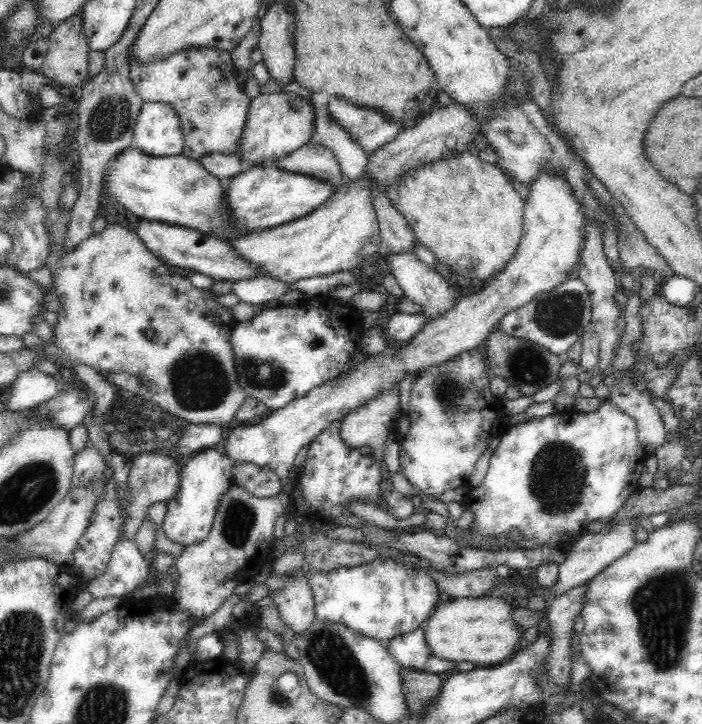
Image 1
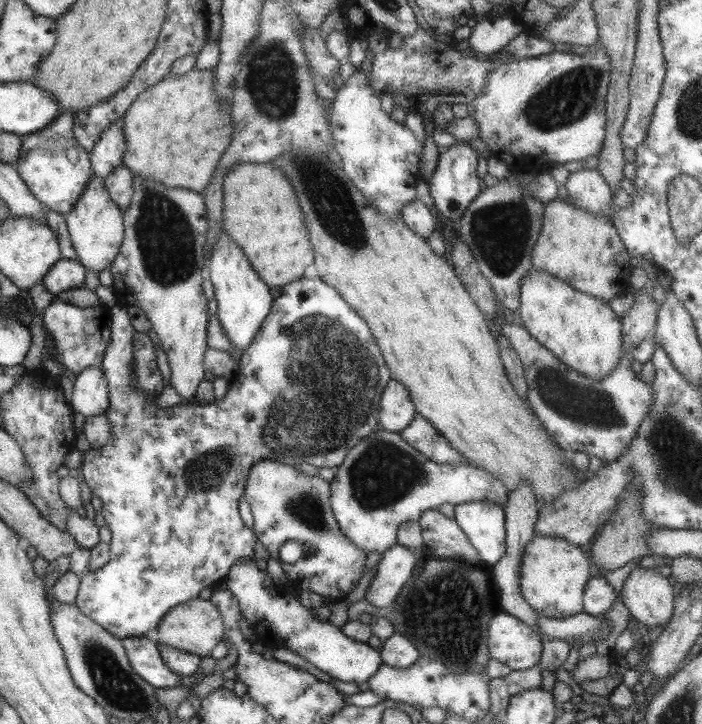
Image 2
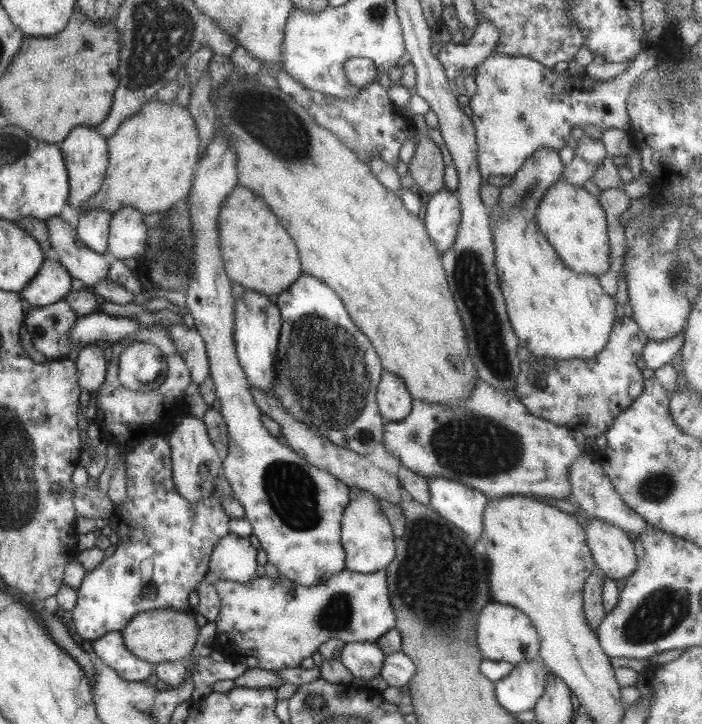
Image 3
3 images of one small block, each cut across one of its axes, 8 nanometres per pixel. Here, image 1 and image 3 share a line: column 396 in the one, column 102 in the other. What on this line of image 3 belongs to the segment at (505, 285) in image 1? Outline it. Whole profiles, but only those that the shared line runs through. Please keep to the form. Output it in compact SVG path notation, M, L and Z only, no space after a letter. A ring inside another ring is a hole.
M100 345L85 347L75 351L71 357L77 369L78 386L85 388L93 396L104 381L107 363L103 359Z

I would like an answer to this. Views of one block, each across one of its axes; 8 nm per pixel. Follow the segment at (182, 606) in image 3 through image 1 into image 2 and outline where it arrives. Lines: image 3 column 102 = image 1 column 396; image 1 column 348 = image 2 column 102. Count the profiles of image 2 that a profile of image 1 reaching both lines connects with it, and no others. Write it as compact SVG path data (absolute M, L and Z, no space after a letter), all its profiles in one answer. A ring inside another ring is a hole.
M299 278L299 280L292 280L287 284L281 285L279 287L279 296L273 299L271 303L271 308L269 314L265 317L265 320L261 323L261 328L253 337L253 341L251 344L241 353L240 358L238 359L238 369L236 375L229 380L228 389L225 395L221 399L214 399L211 404L207 405L199 405L199 404L177 404L173 405L172 407L163 407L163 409L156 409L153 405L153 401L155 399L155 395L151 396L150 394L145 394L142 390L136 390L136 386L134 386L134 376L132 376L132 342L134 333L134 324L130 321L130 317L127 315L126 306L122 306L121 304L117 303L109 308L109 320L110 320L110 334L109 334L109 344L107 344L107 349L105 349L104 355L102 356L102 361L100 362L100 368L104 372L106 381L107 381L107 388L108 388L108 408L105 411L109 422L112 424L110 426L111 432L110 437L107 439L107 442L101 448L90 448L89 450L83 452L81 465L79 466L79 473L80 478L85 482L85 484L89 487L90 492L93 496L97 496L101 499L102 502L102 509L100 513L102 514L105 526L110 530L111 533L111 540L108 544L109 546L109 561L104 566L101 566L98 570L93 572L87 571L86 574L81 575L80 584L78 587L78 592L76 594L76 599L74 606L79 609L83 616L89 618L93 623L100 626L103 630L106 630L111 636L114 636L118 639L124 639L125 637L134 637L134 636L141 636L147 632L147 630L153 630L156 625L157 621L161 620L171 608L175 605L186 604L188 600L193 600L198 598L198 591L204 588L215 588L215 586L219 585L221 582L224 581L227 572L229 572L229 568L231 568L234 562L237 560L249 560L249 562L254 562L253 559L253 545L257 541L255 539L254 534L251 528L246 527L243 525L241 518L239 517L239 511L237 510L237 500L239 500L239 496L242 495L243 489L245 488L245 483L247 480L248 470L252 464L255 464L258 460L269 459L272 461L277 461L286 465L291 465L296 467L299 464L311 464L316 469L320 468L337 468L341 463L342 460L345 458L347 451L353 445L359 442L360 438L365 436L369 436L369 433L376 430L377 422L378 422L378 410L379 410L379 403L380 398L383 392L383 389L386 387L386 384L389 382L390 374L387 368L385 368L385 362L383 362L383 358L381 358L381 354L379 354L379 350L377 350L377 346L375 346L375 342L373 342L373 338L371 338L371 334L369 334L369 328L365 326L365 322L339 298L339 294L335 292L334 288L331 288L326 282L319 280L319 278Z

